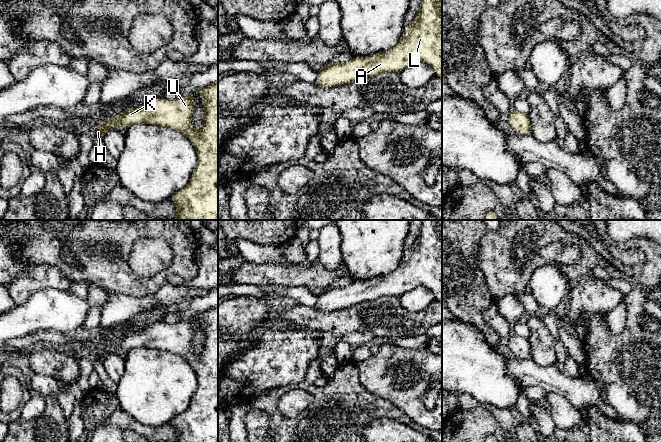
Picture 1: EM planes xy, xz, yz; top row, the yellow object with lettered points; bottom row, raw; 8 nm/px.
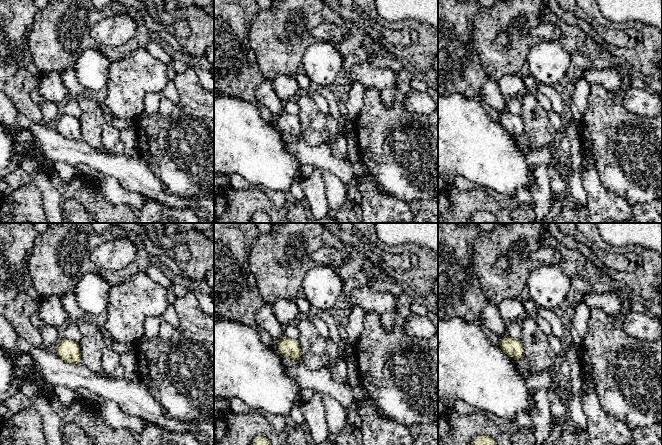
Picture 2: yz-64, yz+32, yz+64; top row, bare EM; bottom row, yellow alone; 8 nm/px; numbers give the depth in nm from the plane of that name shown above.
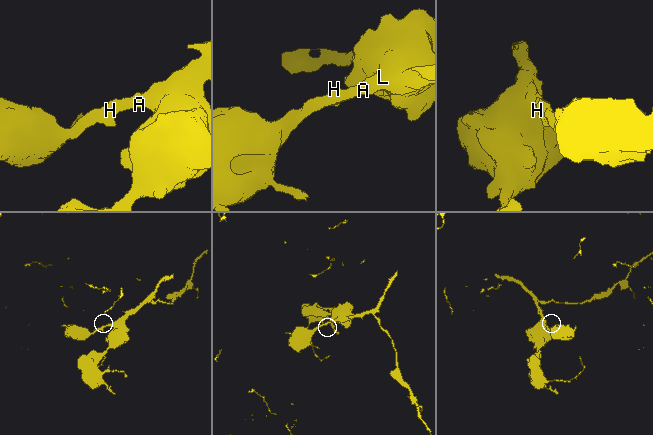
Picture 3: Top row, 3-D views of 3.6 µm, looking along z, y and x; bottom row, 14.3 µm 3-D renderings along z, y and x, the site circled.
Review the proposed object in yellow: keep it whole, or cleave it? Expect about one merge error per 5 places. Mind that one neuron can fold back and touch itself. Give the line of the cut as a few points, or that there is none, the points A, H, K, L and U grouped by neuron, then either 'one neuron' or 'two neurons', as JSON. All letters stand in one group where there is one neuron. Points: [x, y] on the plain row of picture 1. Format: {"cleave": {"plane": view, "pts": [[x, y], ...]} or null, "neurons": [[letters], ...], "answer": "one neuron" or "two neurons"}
{"cleave": null, "neurons": [["A", "H", "K", "L", "U"]], "answer": "one neuron"}

